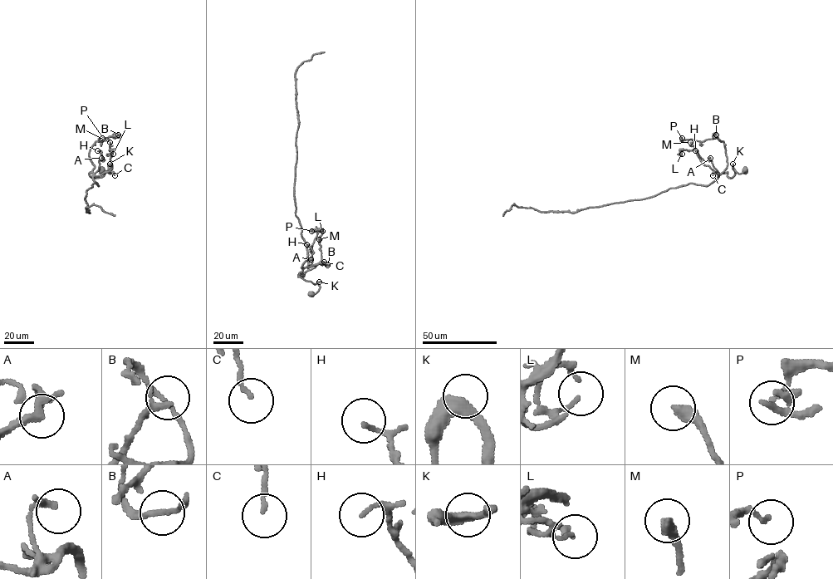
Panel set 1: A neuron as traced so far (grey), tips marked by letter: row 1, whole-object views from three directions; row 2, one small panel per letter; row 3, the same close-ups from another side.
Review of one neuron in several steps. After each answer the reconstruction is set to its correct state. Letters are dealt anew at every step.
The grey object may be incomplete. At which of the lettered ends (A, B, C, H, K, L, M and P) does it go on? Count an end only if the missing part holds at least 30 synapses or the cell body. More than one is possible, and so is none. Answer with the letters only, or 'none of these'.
none of these

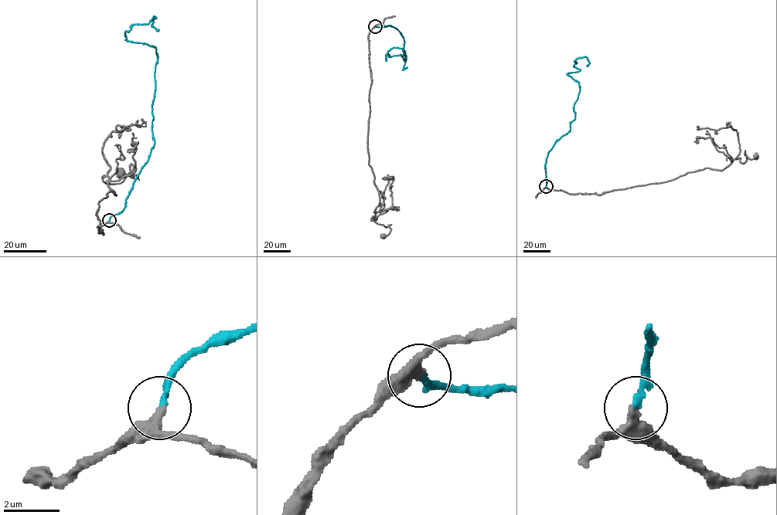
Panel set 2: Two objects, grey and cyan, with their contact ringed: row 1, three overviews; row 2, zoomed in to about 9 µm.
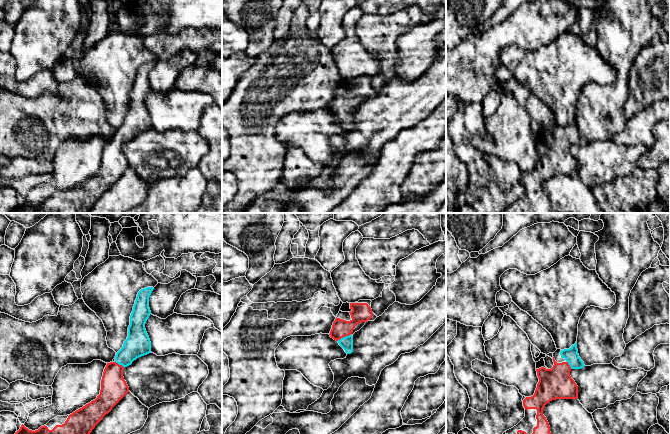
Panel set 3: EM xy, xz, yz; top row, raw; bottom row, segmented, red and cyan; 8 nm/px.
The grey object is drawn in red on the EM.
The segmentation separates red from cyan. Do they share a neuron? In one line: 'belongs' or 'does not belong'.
belongs

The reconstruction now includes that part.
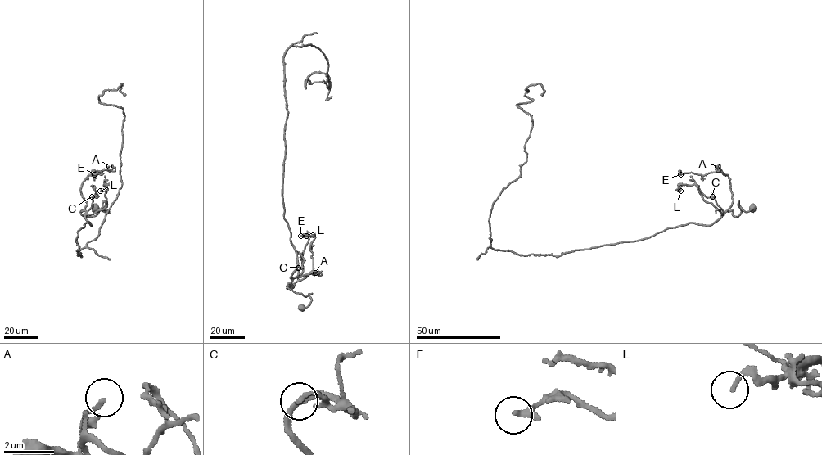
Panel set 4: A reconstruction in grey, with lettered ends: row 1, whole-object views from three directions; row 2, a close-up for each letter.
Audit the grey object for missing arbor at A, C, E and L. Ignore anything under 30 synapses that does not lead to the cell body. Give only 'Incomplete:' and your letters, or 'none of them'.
Incomplete: none of them

